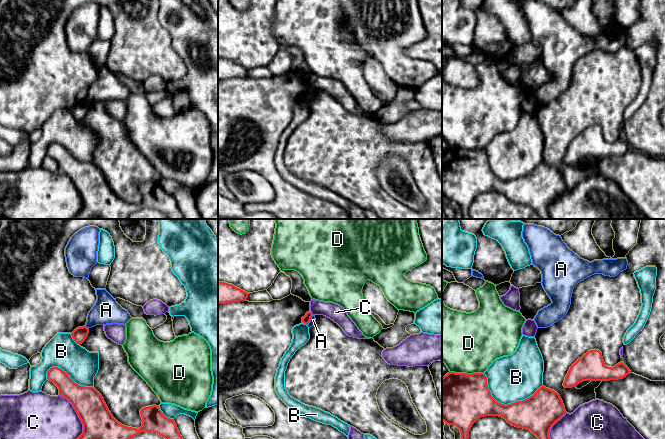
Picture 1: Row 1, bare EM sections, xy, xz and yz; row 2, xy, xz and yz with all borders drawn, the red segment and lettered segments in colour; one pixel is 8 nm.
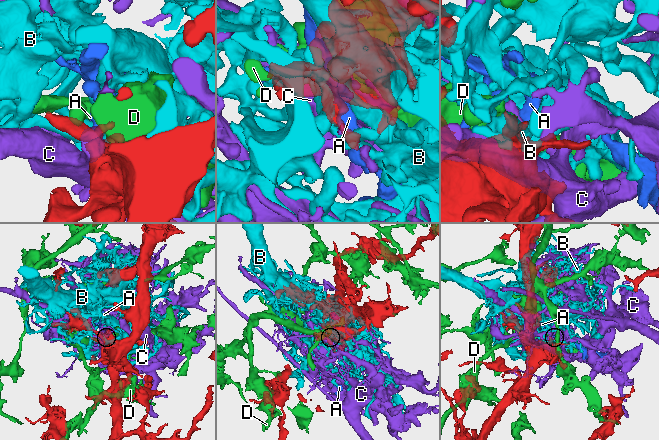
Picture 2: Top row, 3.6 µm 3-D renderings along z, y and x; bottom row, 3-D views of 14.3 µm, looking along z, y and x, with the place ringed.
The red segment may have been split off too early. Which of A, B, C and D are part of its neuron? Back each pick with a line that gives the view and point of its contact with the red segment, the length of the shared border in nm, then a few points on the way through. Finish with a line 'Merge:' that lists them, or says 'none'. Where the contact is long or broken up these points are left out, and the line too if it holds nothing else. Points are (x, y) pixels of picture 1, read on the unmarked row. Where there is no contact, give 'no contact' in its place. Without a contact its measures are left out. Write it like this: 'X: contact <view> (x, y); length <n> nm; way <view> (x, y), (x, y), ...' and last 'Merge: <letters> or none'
Merge: none

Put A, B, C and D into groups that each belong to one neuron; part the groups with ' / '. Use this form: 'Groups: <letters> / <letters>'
Groups: A / B / C / D

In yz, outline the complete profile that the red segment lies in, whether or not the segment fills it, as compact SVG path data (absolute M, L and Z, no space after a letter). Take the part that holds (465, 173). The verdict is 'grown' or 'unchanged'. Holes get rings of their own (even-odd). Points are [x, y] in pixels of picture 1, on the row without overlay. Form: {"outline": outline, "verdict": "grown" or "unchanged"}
{"outline": "M449 148L442 154L442 196L449 202L455 201L460 206L462 219L470 219L471 203L484 192L502 193L512 202L530 206L541 219L551 219L550 205L565 189L560 171L543 161L529 174L504 181L492 173L484 149Z", "verdict": "unchanged"}

